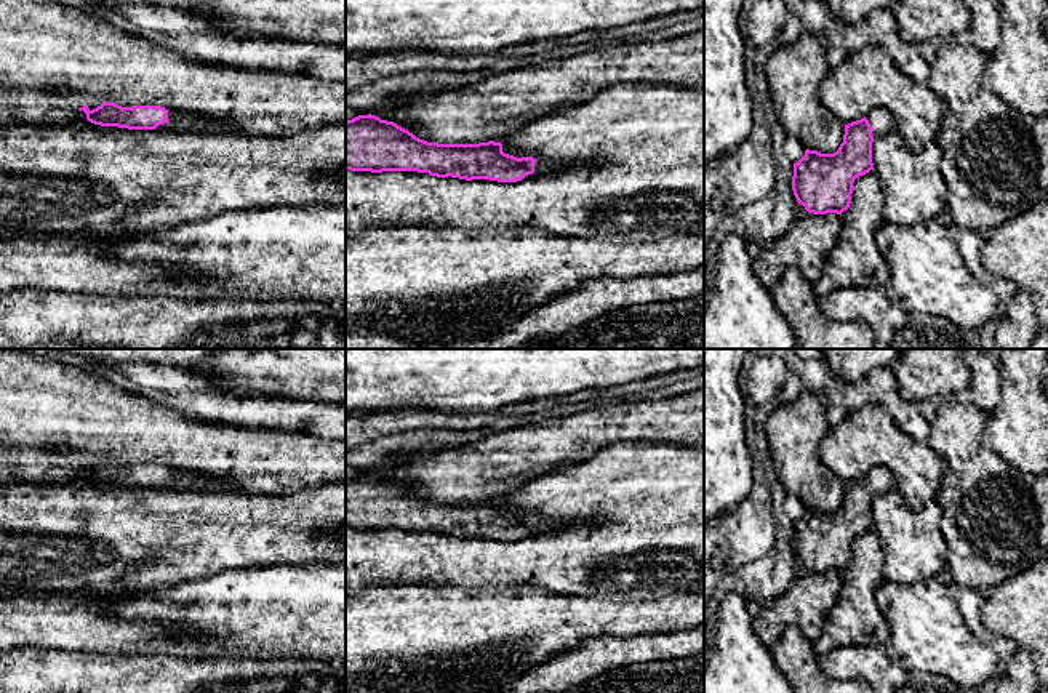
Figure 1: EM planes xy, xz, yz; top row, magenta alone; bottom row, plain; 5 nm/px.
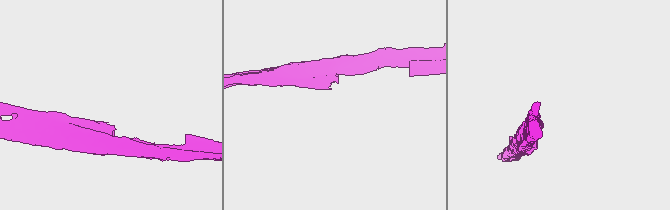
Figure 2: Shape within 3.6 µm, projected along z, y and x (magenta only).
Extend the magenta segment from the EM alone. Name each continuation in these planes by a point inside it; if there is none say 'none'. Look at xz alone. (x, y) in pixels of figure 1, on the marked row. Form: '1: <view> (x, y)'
1: xz (541, 165)

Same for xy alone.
1: xy (176, 120)

